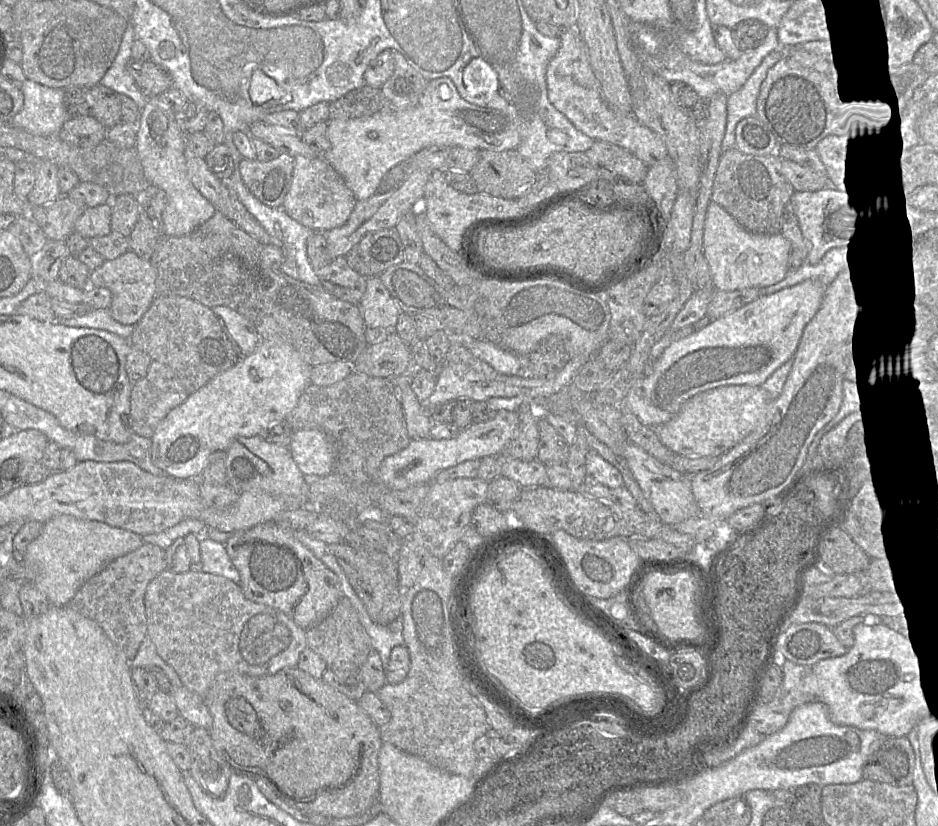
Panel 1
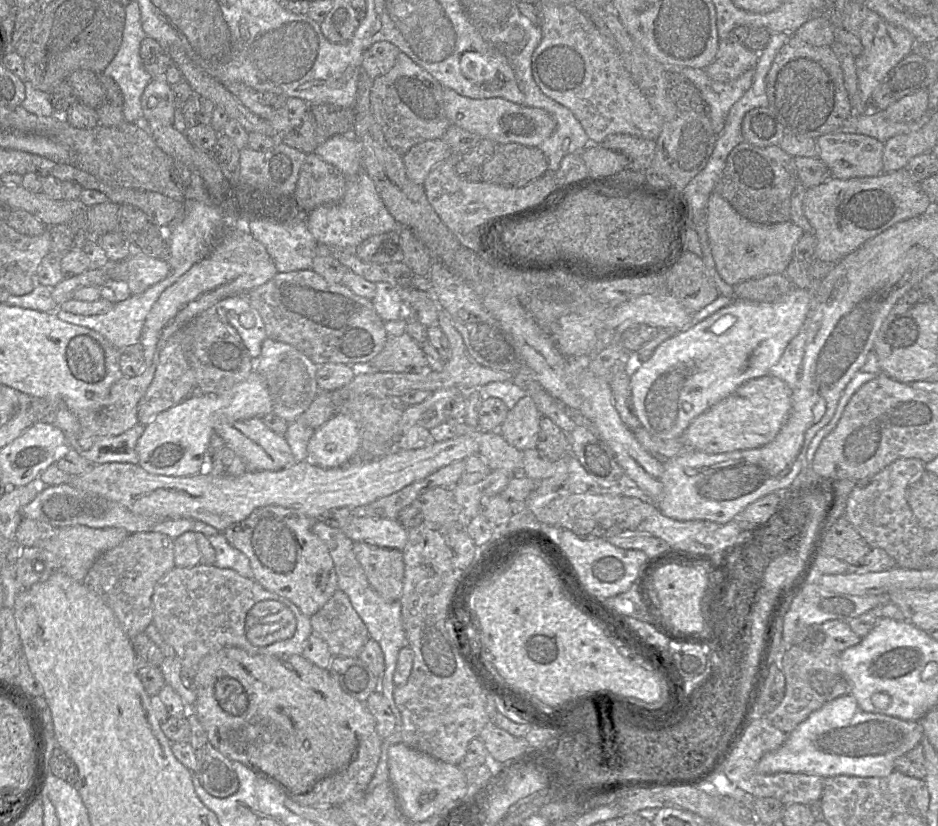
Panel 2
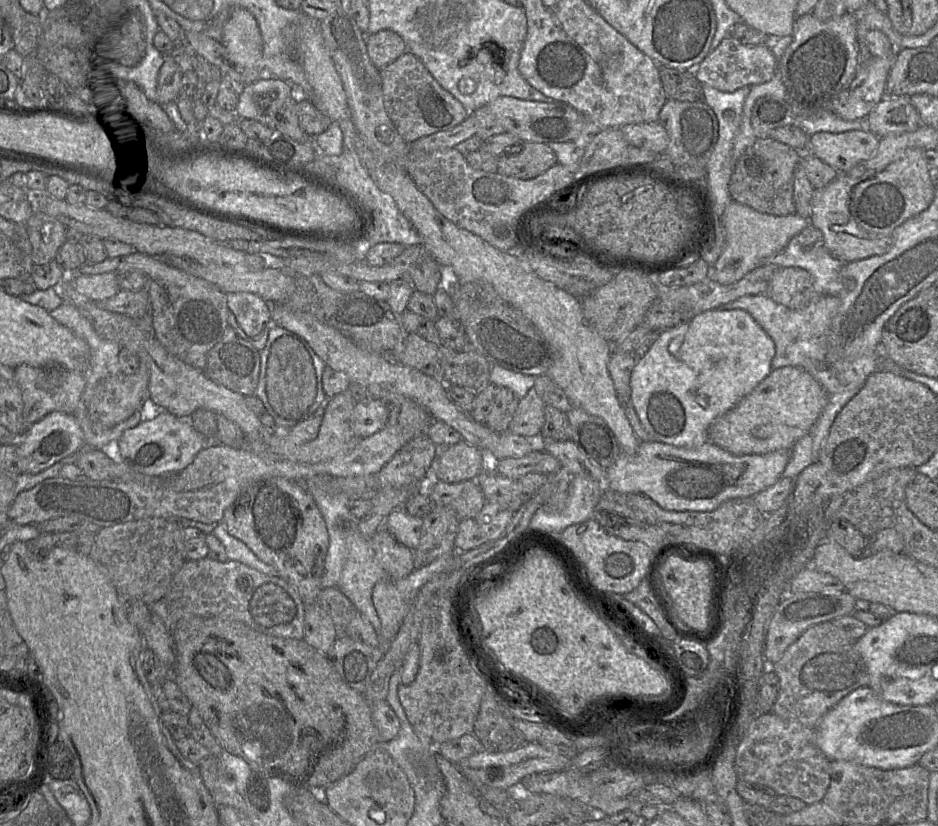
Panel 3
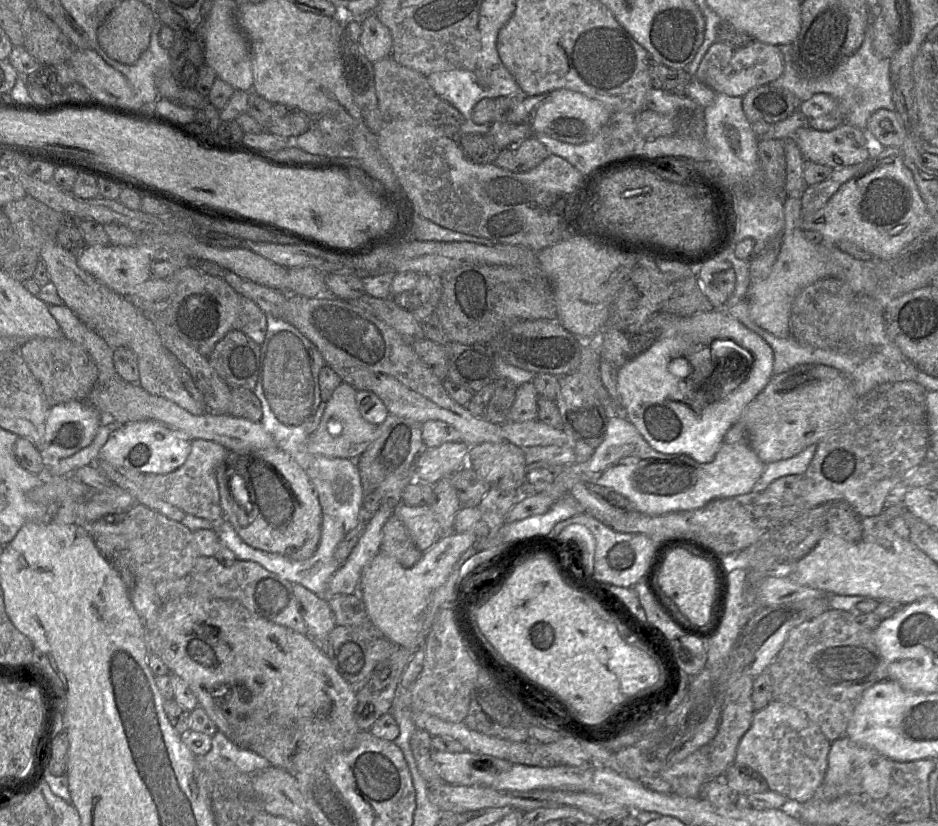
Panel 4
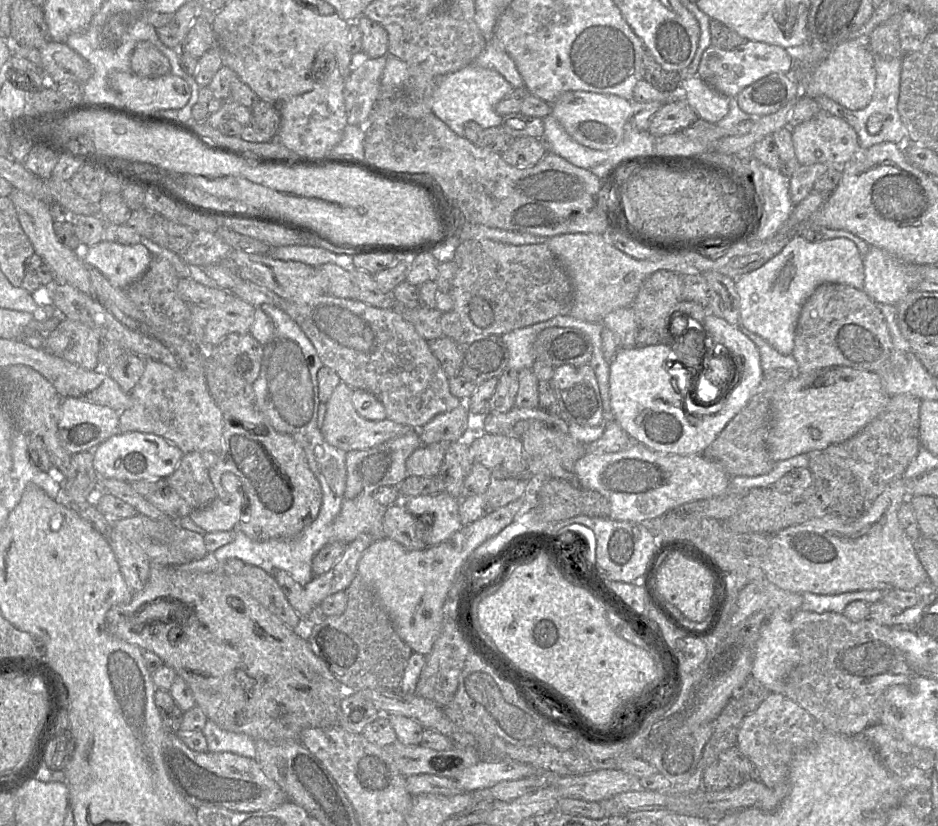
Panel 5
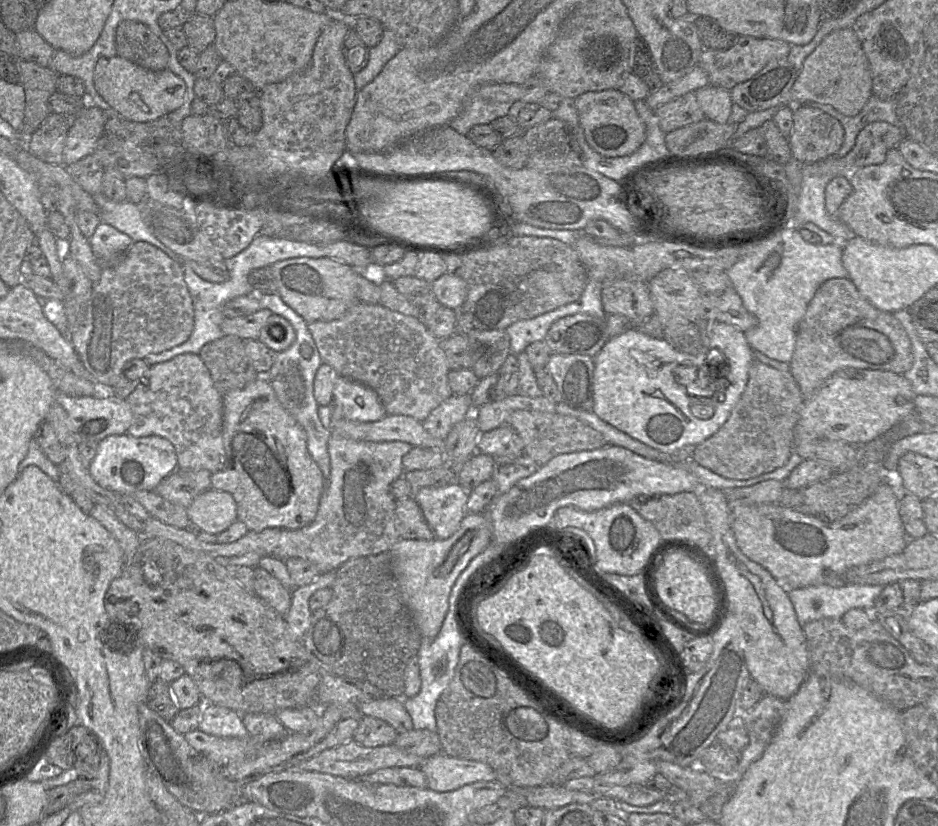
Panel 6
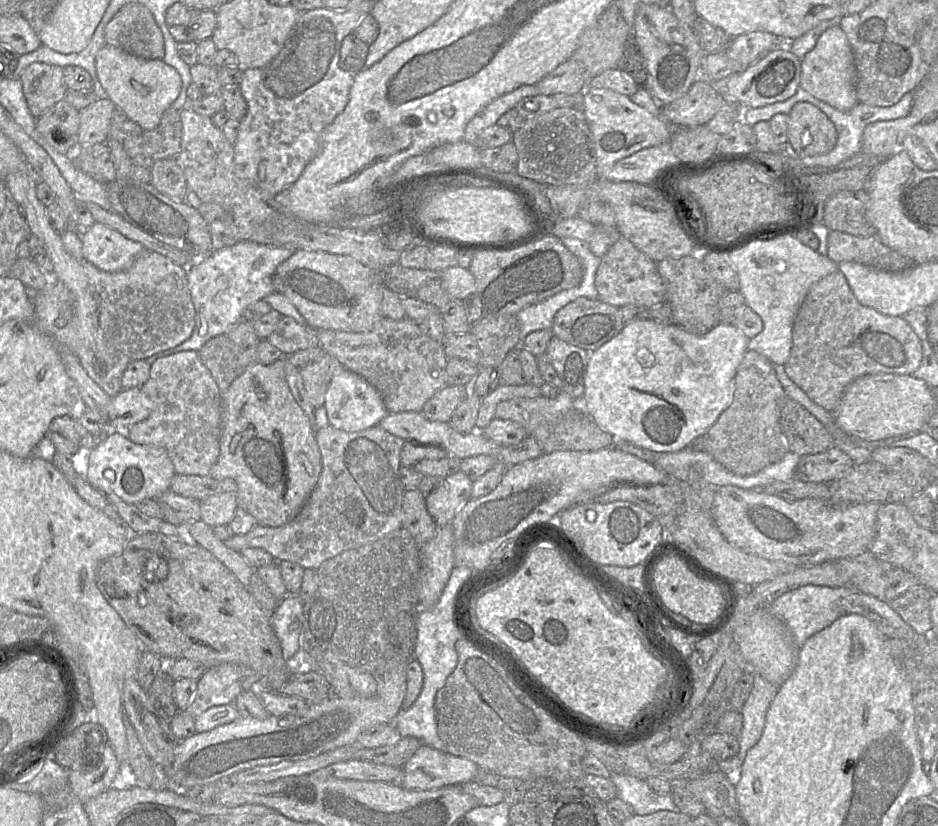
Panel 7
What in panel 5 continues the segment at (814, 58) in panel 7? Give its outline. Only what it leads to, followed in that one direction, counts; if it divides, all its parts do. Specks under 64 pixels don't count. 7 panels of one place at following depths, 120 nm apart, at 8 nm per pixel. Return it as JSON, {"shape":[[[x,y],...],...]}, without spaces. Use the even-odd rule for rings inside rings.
{"shape":[[[848,39],[834,47],[813,69],[820,95],[824,95],[849,110],[861,110],[872,99],[876,84],[875,61],[869,46],[860,39]]]}

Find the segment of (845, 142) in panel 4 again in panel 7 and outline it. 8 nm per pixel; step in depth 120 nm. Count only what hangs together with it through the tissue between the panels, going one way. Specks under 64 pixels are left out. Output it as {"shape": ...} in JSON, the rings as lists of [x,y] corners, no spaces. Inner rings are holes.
{"shape":[[[797,102],[789,113],[788,141],[800,157],[830,152],[837,143],[834,123],[809,102]]]}

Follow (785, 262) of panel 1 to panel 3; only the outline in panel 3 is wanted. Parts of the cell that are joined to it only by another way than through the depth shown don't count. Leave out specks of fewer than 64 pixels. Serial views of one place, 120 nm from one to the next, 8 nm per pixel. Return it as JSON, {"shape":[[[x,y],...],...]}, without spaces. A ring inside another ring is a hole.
{"shape":[[[736,201],[727,206],[720,220],[725,231],[725,248],[713,267],[709,266],[708,279],[722,285],[737,283],[768,258],[784,249],[809,223],[796,213],[787,216],[764,214]]]}

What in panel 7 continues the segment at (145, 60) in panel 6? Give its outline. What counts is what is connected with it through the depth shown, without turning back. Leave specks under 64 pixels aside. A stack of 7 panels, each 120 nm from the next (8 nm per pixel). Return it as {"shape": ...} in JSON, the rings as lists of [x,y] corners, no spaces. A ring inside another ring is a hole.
{"shape":[[[128,3],[115,14],[105,28],[105,42],[146,60],[162,60],[165,55],[161,29],[151,11],[139,3]]]}

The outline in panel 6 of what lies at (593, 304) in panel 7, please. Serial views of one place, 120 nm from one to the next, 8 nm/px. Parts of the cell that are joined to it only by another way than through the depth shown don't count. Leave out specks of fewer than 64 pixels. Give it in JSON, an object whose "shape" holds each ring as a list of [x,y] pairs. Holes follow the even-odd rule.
{"shape":[[[577,313],[555,321],[545,341],[552,353],[594,358],[609,339],[606,319]]]}

